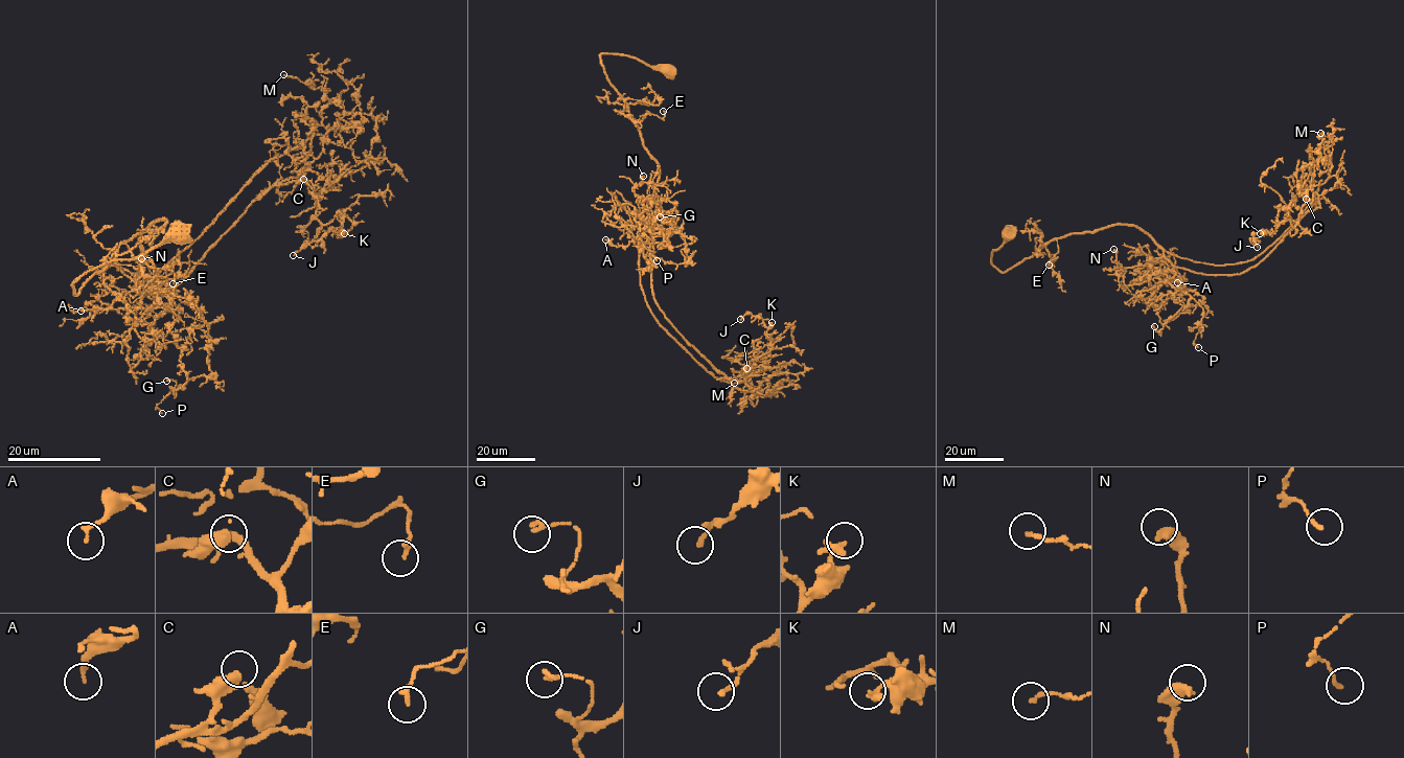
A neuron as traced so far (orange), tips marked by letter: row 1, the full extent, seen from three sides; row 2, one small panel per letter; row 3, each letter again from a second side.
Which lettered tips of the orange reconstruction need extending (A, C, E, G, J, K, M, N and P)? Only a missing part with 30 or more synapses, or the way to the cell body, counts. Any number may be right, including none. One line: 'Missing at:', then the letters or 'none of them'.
Missing at: none of them

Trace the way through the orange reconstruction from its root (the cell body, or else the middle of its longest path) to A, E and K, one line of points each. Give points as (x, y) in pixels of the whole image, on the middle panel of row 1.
A: (666, 71), (600, 56), (658, 164), (643, 217), (664, 235), (619, 247), (605, 239)
E: (666, 71), (626, 55), (600, 56), (604, 73), (634, 118), (641, 120), (646, 114), (662, 118), (663, 111)
K: (666, 71), (600, 56), (659, 170), (643, 212), (653, 298), (728, 377), (769, 350), (772, 322)

